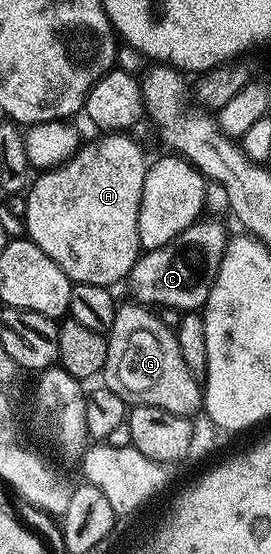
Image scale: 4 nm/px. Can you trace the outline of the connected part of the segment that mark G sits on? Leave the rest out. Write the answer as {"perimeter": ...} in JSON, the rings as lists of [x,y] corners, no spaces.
{"perimeter":[[[135,300],[121,301],[114,324],[108,329],[108,351],[102,371],[103,385],[118,392],[124,401],[138,406],[153,406],[188,418],[201,409],[204,401],[202,382],[186,368],[178,348],[176,331],[159,318],[155,309]]]}

